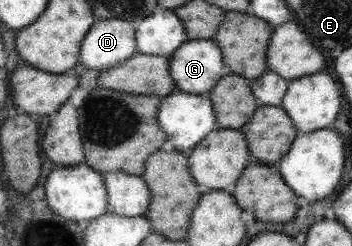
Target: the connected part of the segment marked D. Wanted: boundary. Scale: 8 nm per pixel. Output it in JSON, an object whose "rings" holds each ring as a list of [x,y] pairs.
{"rings":[[[98,20],[88,28],[79,46],[79,60],[90,70],[104,70],[135,53],[135,31],[127,20]]]}

